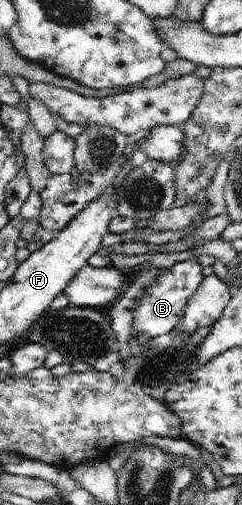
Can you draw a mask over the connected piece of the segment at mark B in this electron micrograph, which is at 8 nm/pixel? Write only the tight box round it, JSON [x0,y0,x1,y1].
[131,259,205,337]

